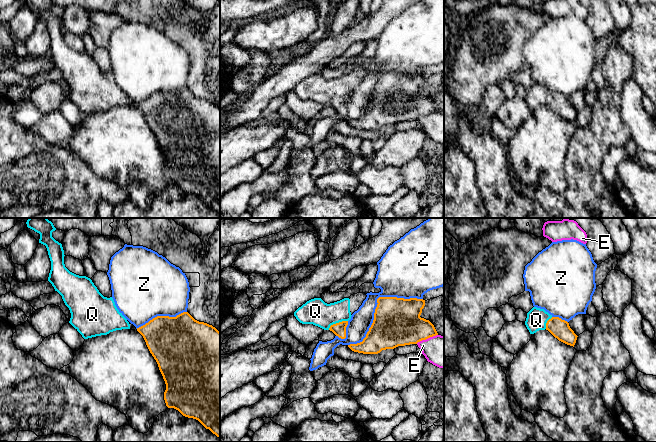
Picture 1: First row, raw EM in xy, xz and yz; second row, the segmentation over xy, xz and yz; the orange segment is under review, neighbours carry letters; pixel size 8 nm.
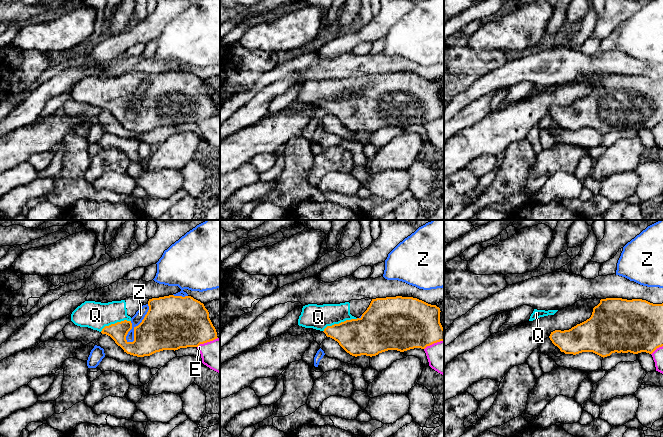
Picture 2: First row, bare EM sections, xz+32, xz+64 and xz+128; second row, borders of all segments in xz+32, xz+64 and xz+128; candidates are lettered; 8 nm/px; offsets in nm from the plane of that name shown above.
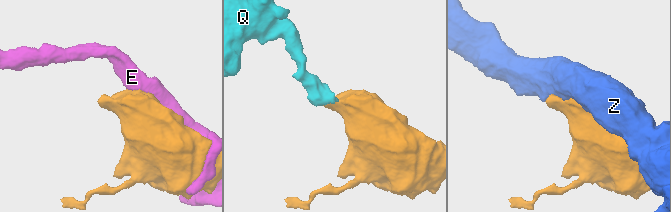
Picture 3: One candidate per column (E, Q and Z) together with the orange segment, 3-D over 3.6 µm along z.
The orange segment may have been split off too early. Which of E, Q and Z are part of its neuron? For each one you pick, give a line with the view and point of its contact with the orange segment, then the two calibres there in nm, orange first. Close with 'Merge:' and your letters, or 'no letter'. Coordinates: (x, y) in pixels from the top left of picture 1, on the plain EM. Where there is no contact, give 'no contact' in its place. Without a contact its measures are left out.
Q: meets orange in xz at (337, 99); 110 nm thick on the orange side, 200 nm on the other
Merge: Q

